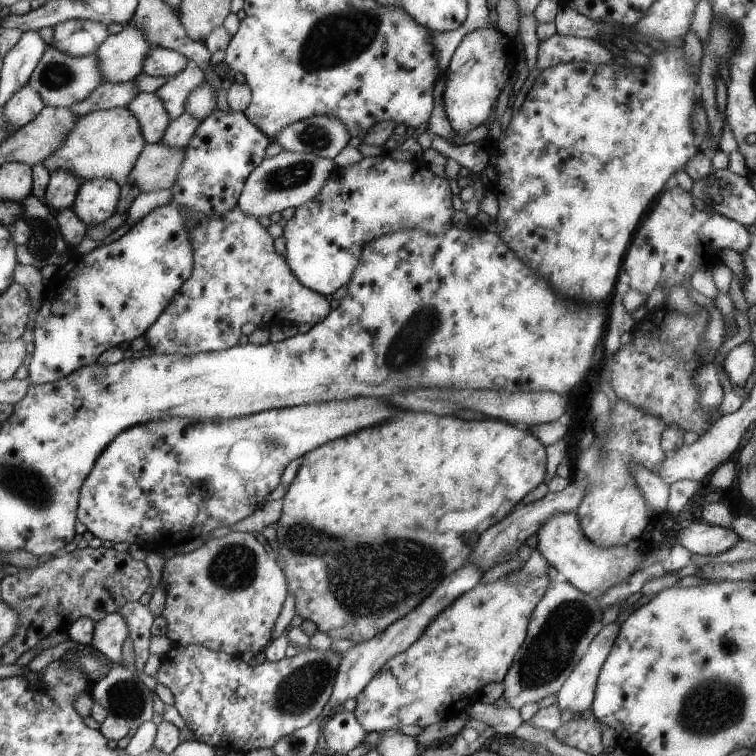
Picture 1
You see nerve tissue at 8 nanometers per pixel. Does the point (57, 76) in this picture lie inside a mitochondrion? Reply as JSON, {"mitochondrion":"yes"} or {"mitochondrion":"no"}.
{"mitochondrion":"yes"}

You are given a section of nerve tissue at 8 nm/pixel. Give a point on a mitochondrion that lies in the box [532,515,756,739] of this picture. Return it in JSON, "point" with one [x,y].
{"point":[709,708]}

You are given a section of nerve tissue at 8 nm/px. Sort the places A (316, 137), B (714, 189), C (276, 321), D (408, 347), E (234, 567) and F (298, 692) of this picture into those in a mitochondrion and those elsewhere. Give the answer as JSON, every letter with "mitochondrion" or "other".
{"A":"mitochondrion","B":"mitochondrion","C":"other","D":"mitochondrion","E":"mitochondrion","F":"mitochondrion"}

